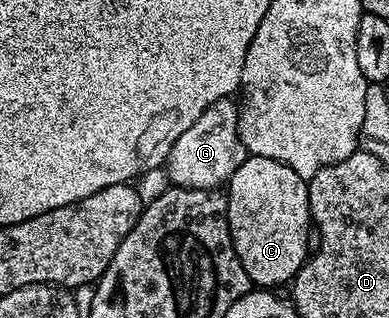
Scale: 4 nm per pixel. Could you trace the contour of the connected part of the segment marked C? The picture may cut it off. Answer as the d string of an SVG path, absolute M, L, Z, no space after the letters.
M247 156L246 161L240 163L240 167L231 175L224 196L226 218L230 224L234 250L250 282L258 287L278 287L274 285L282 285L285 281L286 284L293 282L294 276L306 262L308 256L306 237L312 230L307 178L296 175L292 167L276 159Z

